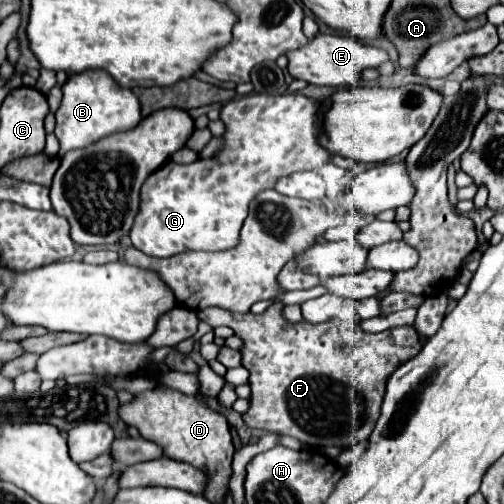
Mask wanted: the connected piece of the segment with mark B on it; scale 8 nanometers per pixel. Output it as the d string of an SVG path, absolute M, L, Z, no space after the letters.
M87 70L69 76L69 80L63 86L63 100L55 116L57 116L55 136L61 146L57 156L63 158L63 154L67 154L69 150L87 148L109 134L127 132L133 126L137 126L141 122L141 104L139 98L129 88L117 86L107 72Z

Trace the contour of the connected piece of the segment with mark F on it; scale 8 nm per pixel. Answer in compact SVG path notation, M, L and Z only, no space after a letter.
M271 304L263 314L235 314L223 308L207 308L197 310L199 318L205 320L211 328L215 324L225 324L235 330L235 336L243 340L241 364L249 370L249 410L243 414L243 420L249 428L261 428L267 432L275 432L281 436L293 436L309 446L353 446L361 440L367 440L375 428L379 418L385 380L395 368L409 358L413 358L419 350L419 336L413 326L389 328L379 334L363 332L359 324L343 322L343 320L327 320L321 324L297 322L289 324L281 316L281 304Z

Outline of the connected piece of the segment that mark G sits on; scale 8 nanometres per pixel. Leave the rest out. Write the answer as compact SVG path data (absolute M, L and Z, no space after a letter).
M247 94L221 108L227 126L225 146L213 158L191 164L167 162L141 188L141 210L131 230L137 250L169 258L185 250L229 250L239 242L247 206L257 192L297 170L317 170L331 154L319 144L317 114L321 102L303 94Z

